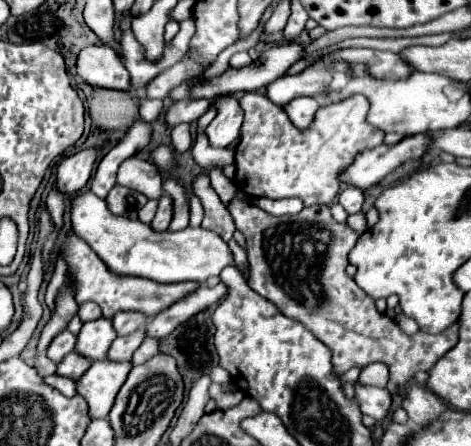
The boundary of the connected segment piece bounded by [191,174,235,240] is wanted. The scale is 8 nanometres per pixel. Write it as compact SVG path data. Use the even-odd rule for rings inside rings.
M201 174L199 178L195 178L191 188L193 188L193 194L201 198L201 204L205 210L201 228L209 228L211 232L215 232L223 240L231 240L231 236L235 232L235 222L233 222L229 210L221 204L217 192L211 188L209 176Z

